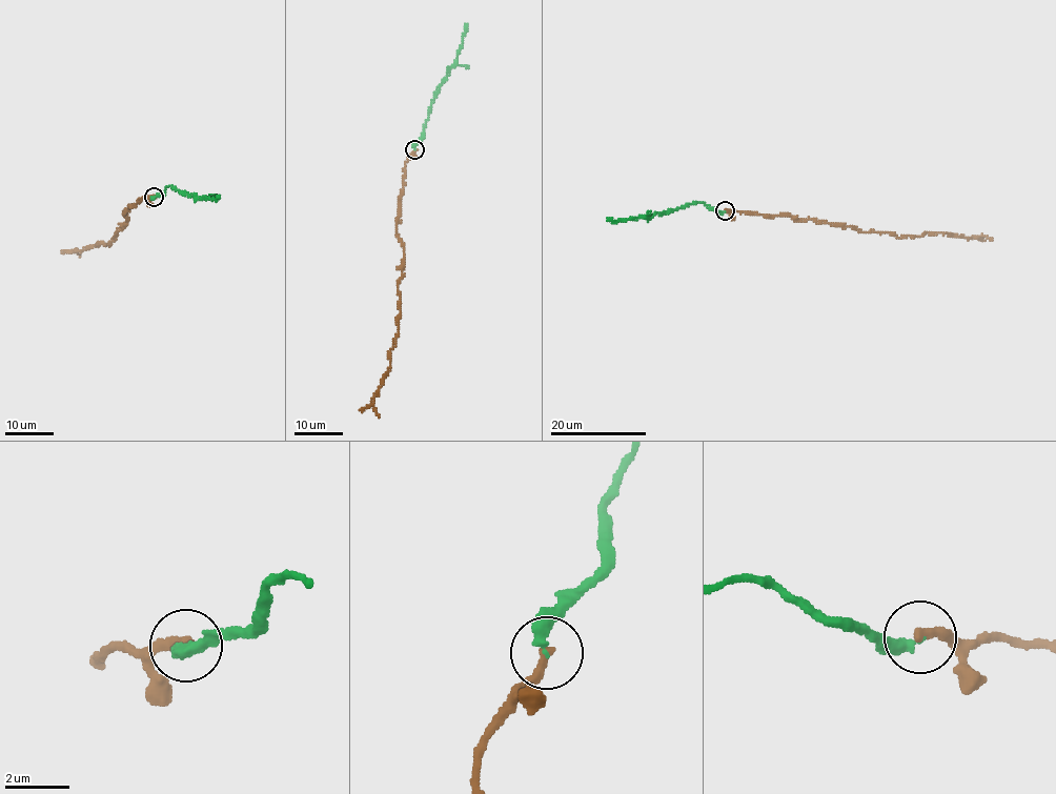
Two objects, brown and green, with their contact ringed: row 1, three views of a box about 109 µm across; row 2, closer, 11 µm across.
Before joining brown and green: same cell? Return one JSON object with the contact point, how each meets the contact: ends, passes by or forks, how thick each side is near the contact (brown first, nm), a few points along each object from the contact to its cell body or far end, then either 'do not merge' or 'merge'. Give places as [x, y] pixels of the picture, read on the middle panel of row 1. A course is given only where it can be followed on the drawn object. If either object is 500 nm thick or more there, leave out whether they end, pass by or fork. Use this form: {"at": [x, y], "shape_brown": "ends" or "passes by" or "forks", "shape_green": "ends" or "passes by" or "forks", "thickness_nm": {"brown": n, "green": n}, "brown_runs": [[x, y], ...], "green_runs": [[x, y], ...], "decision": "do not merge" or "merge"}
{"at": [414, 149], "shape_brown": "ends", "shape_green": "ends", "thickness_nm": {"brown": 360, "green": 340}, "brown_runs": [[415, 148], [404, 165], [399, 204], [400, 317], [389, 369], [372, 400], [378, 416]], "green_runs": [[415, 148], [423, 135], [429, 106], [457, 59], [466, 24]], "decision": "merge"}

